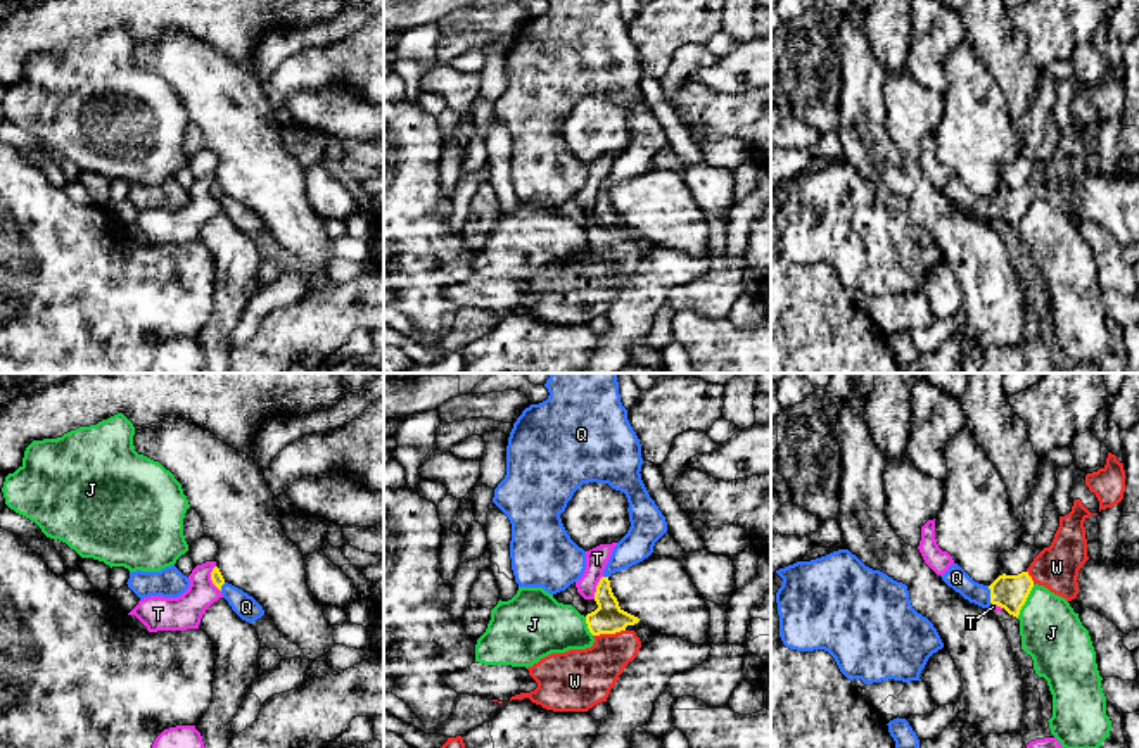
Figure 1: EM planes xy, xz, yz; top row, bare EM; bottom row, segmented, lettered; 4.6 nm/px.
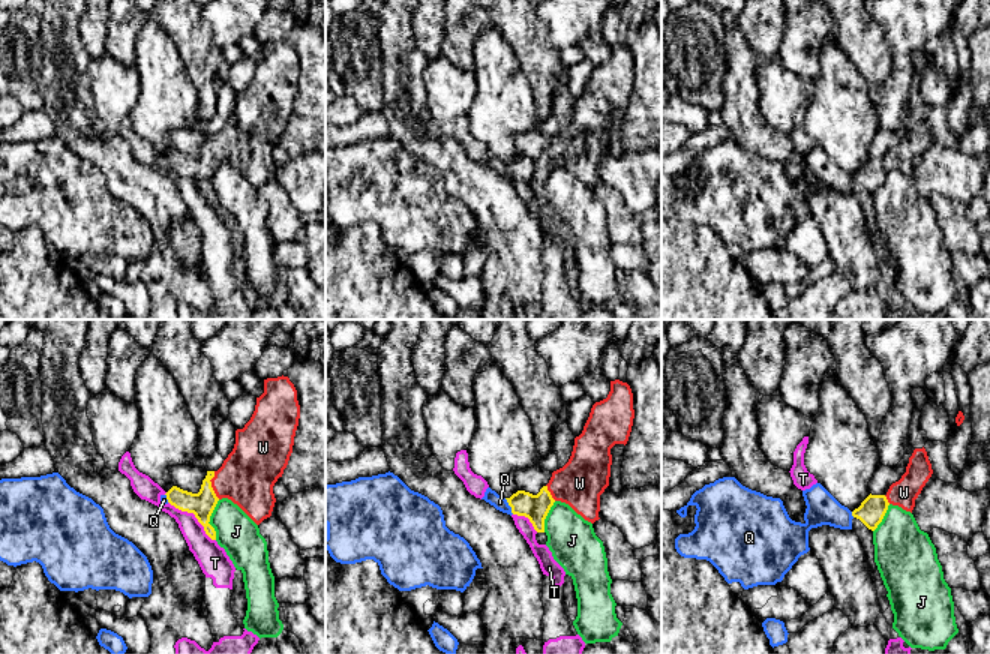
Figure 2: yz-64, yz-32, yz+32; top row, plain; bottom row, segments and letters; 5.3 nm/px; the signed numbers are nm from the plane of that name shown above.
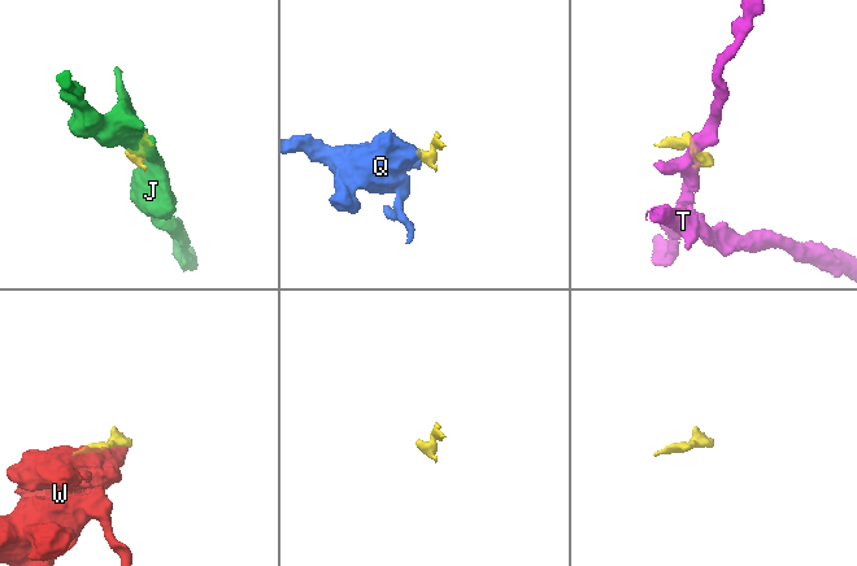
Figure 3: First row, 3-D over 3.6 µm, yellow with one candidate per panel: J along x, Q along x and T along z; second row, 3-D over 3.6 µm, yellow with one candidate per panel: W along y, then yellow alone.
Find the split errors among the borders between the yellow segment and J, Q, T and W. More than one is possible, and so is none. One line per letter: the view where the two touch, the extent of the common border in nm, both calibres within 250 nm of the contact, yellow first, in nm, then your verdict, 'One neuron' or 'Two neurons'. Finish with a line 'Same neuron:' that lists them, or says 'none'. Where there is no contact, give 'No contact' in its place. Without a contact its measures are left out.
J: Touches yellow in yz. Shared border 180 nm. Thickness 160 nm (yellow) against 280 nm. Two neurons
Q: Touches yellow in yz. Shared border 90 nm. Thickness 160 nm (yellow) against 100 nm. One neuron
T: Touches yellow in xy. Shared border 130 nm. Thickness 60 nm (yellow) against 160 nm. Two neurons
W: Touches yellow in xz. Shared border 160 nm. Thickness 140 nm (yellow) against 280 nm. One neuron
Same neuron: Q, W

